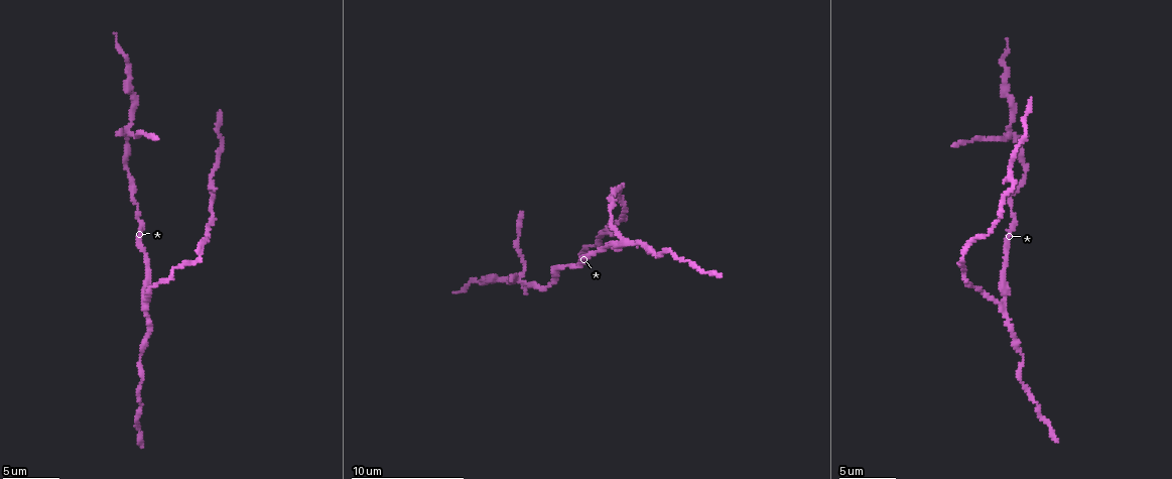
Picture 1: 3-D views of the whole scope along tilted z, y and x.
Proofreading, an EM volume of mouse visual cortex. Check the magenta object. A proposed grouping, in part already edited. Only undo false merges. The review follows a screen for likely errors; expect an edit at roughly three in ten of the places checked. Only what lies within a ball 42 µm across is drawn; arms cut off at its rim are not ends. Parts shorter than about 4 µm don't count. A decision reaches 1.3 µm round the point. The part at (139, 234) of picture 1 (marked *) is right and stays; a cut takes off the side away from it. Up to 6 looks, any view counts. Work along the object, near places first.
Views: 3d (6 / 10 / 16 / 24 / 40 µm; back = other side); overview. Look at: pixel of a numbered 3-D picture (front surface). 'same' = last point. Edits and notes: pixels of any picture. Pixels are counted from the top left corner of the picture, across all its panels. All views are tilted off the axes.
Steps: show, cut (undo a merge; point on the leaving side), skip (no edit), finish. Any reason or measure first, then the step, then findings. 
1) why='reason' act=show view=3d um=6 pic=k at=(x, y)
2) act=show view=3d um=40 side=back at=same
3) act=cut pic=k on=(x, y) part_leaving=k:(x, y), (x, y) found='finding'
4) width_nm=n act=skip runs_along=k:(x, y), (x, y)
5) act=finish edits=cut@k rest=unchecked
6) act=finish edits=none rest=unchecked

why='calibre changes' act=show view=3d um=6 pic=1 at=(1008, 204)

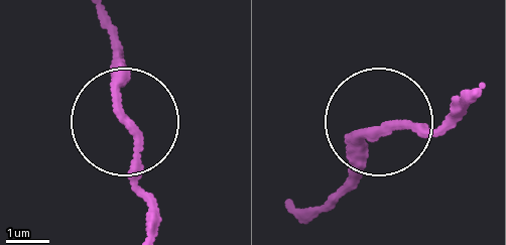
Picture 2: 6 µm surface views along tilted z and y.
act=show view=3d um=6 side=back pic=2 at=(382, 131)

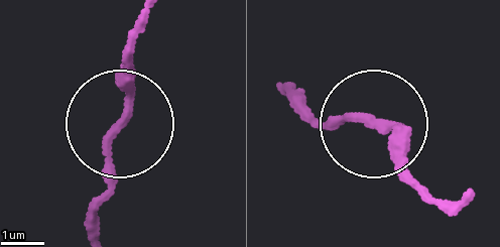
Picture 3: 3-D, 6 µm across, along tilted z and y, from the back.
width_nm=190 act=skip runs_along=3:(294, 94), (325, 125), (352, 117), (405, 134), (427, 194) found='one neuron here'

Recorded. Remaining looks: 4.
why='looks like a crossing' act=show view=3d um=10 pic=1 at=(126, 130)

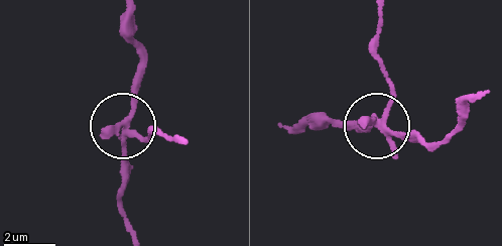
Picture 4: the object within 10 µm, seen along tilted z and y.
act=cut pic=4 on=(390, 92) part_leaving=4:(382, 127), (391, 91), (378, 43), (380, 17) found='a second neuron is stuck on'

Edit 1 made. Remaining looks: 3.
why='three arms meet' act=show view=3d um=10 pic=1 at=(622, 242)

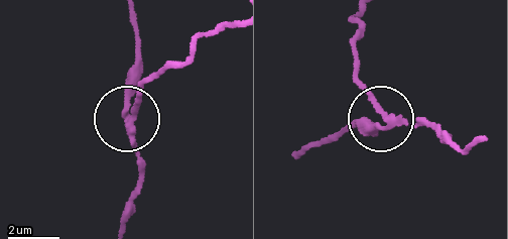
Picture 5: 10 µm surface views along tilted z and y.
why='zoom in' act=show view=3d um=6 pic=5 at=(384, 114)

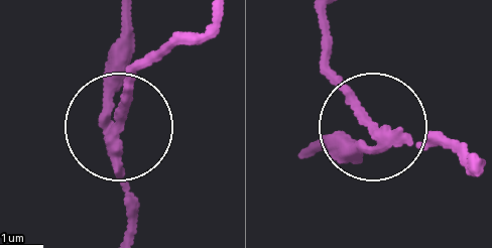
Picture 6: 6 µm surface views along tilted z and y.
act=cut pic=6 on=(123, 103) part_leaving=6:(118, 146), (138, 75), (204, 23) found='a second neuron is stuck on'

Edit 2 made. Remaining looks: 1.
act=finish edits=cut@4,cut@6 rest=unchecked

